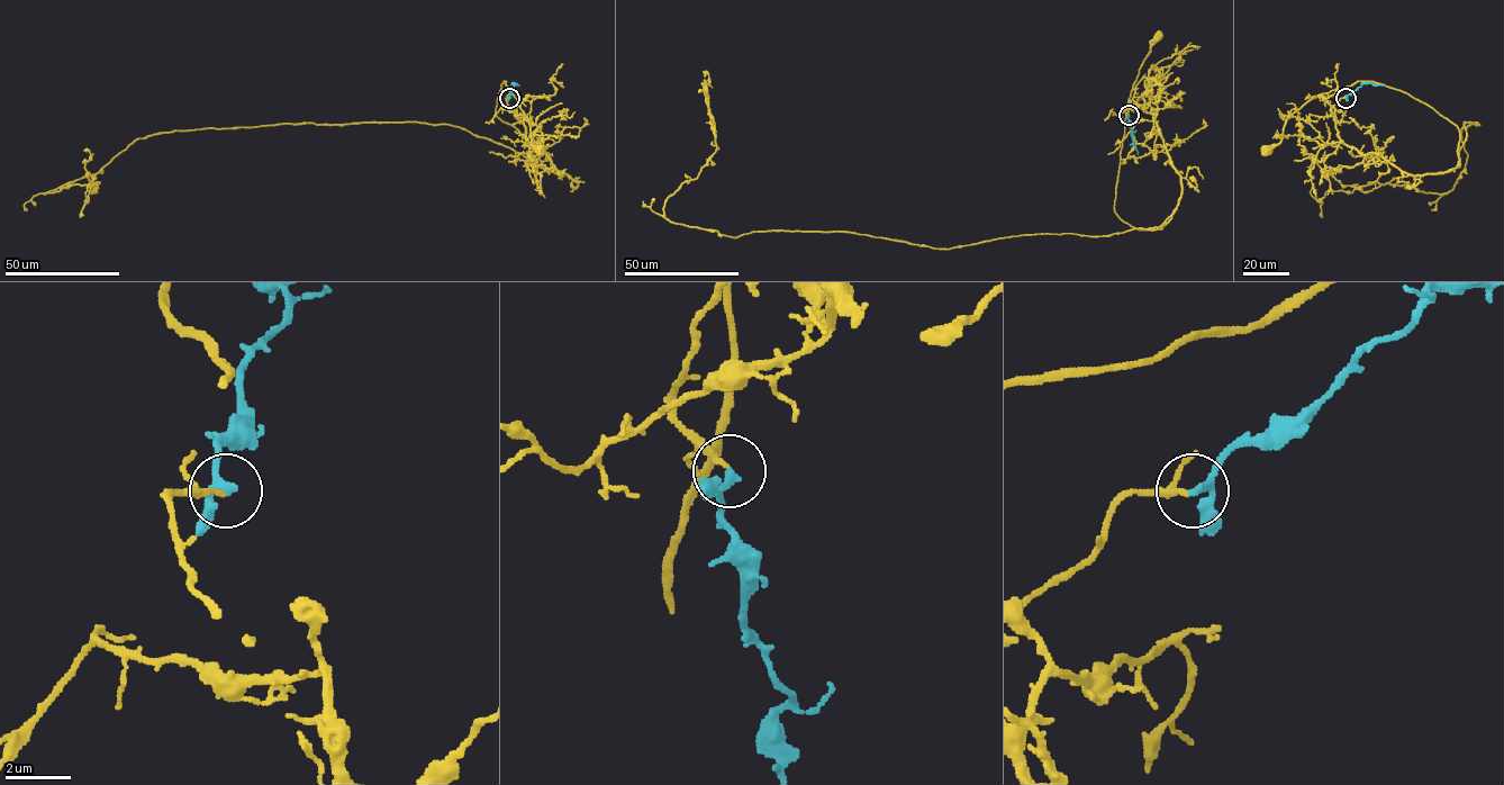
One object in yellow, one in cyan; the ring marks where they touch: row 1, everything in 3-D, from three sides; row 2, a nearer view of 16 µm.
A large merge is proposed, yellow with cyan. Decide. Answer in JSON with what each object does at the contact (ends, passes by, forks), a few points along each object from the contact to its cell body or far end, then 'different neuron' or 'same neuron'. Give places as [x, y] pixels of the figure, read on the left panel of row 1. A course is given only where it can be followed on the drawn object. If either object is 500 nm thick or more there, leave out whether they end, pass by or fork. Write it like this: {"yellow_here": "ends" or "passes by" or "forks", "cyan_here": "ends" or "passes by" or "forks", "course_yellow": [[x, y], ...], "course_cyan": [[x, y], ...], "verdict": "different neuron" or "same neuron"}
{"yellow_here": "passes by", "cyan_here": "passes by", "course_yellow": [[509, 98], [525, 140], [563, 176], [543, 165], [538, 153], [496, 115], [504, 81], [538, 150]], "course_cyan": [[509, 98], [514, 82], [518, 86]], "verdict": "same neuron"}

